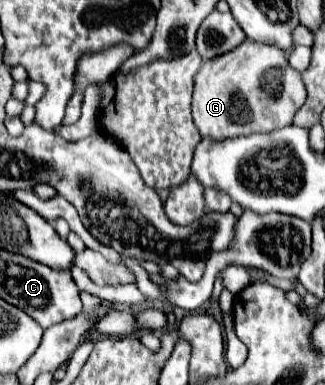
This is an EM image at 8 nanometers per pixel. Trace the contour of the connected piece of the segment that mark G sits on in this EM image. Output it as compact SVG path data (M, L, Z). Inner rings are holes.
M246 39L236 49L218 55L216 59L204 61L200 71L194 79L194 101L192 101L192 117L202 137L212 139L228 139L238 135L252 135L252 133L266 133L274 129L282 129L286 125L292 125L292 119L296 111L302 107L306 99L306 89L302 83L302 77L296 69L290 67L288 55L280 51L278 47L268 47L266 43L256 43L252 39ZM264 111L270 113L270 117L264 115Z

